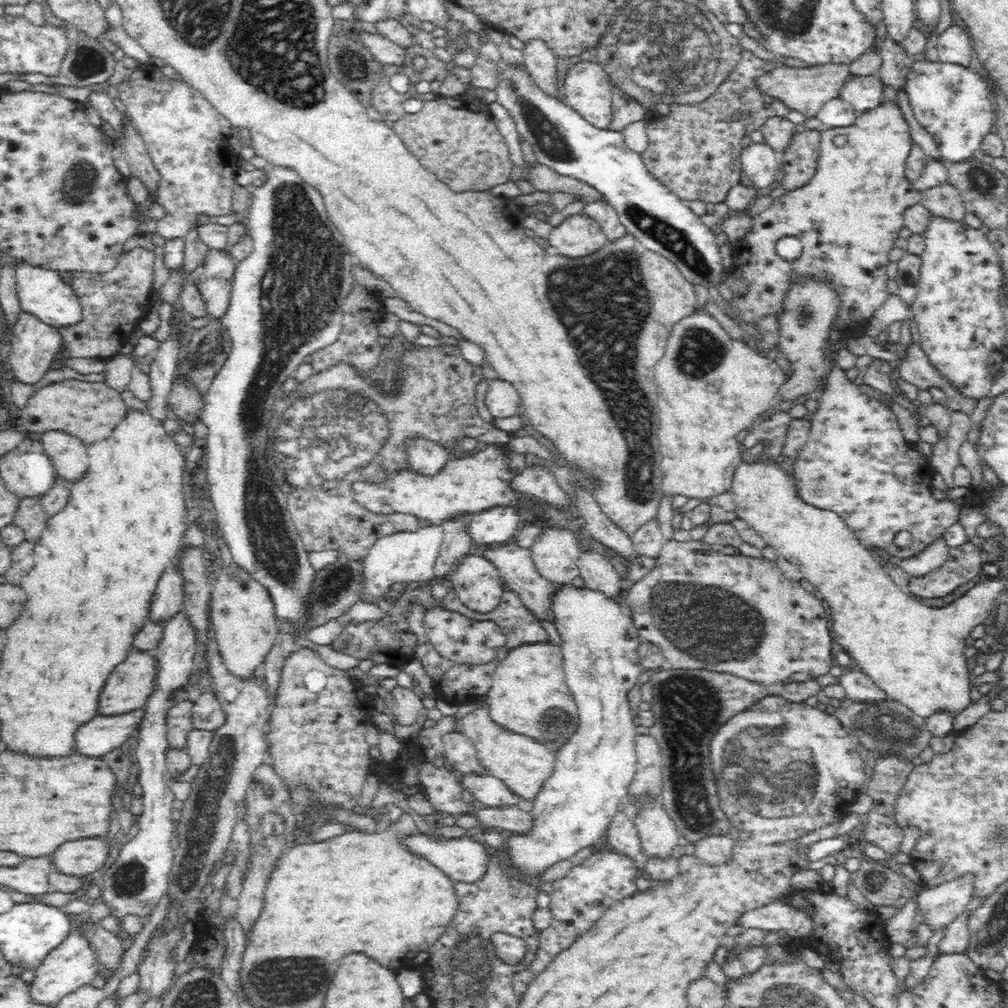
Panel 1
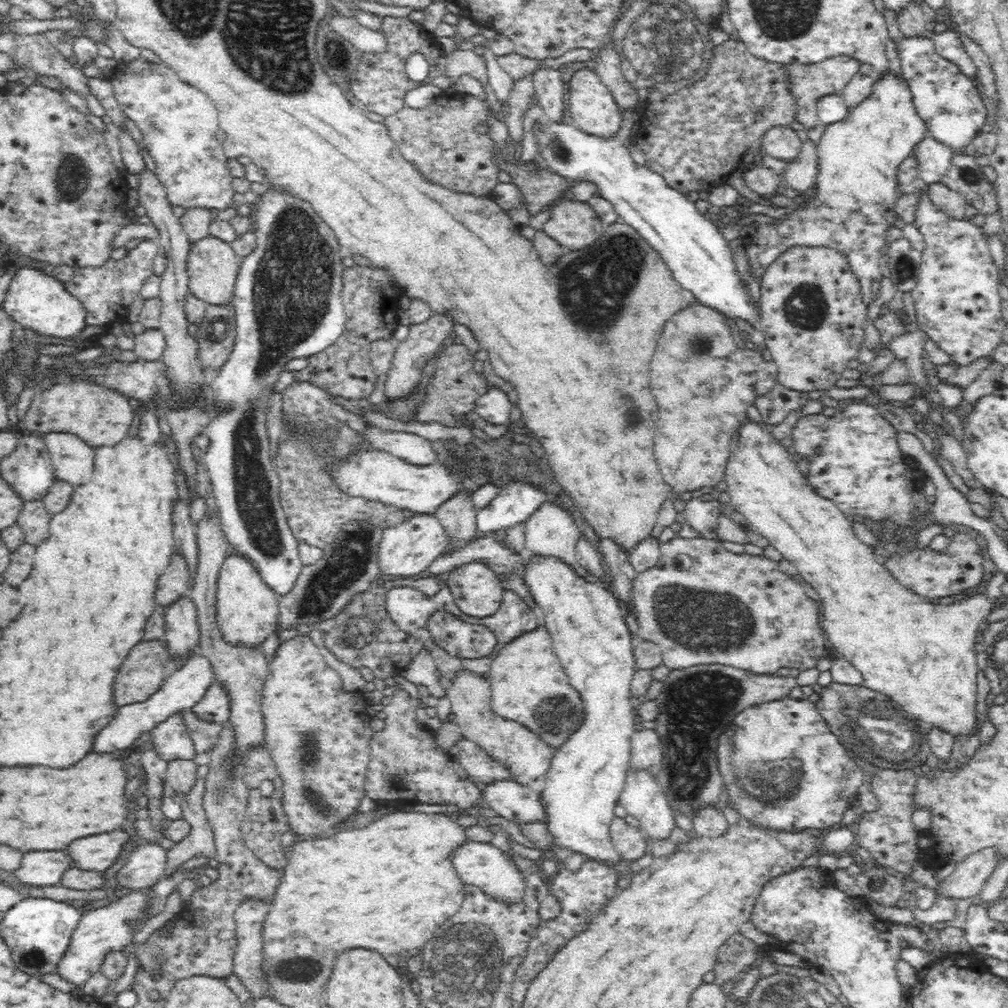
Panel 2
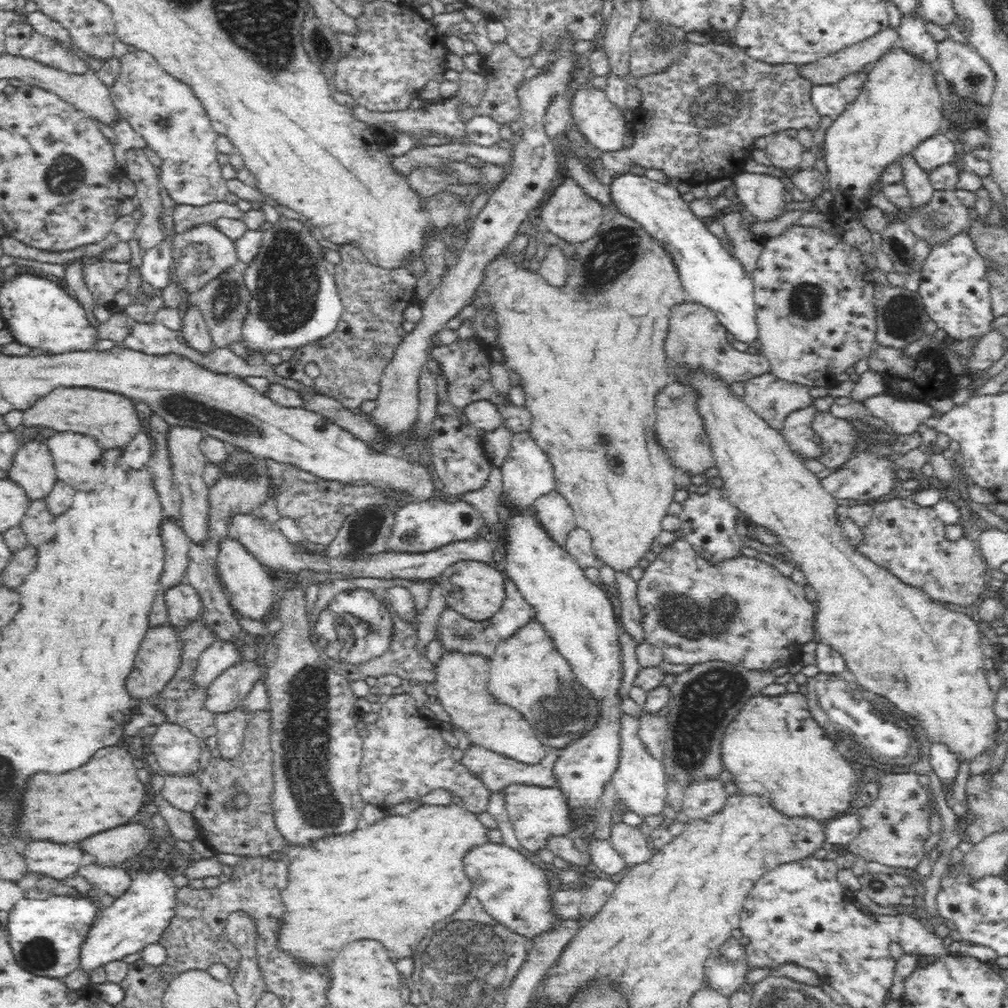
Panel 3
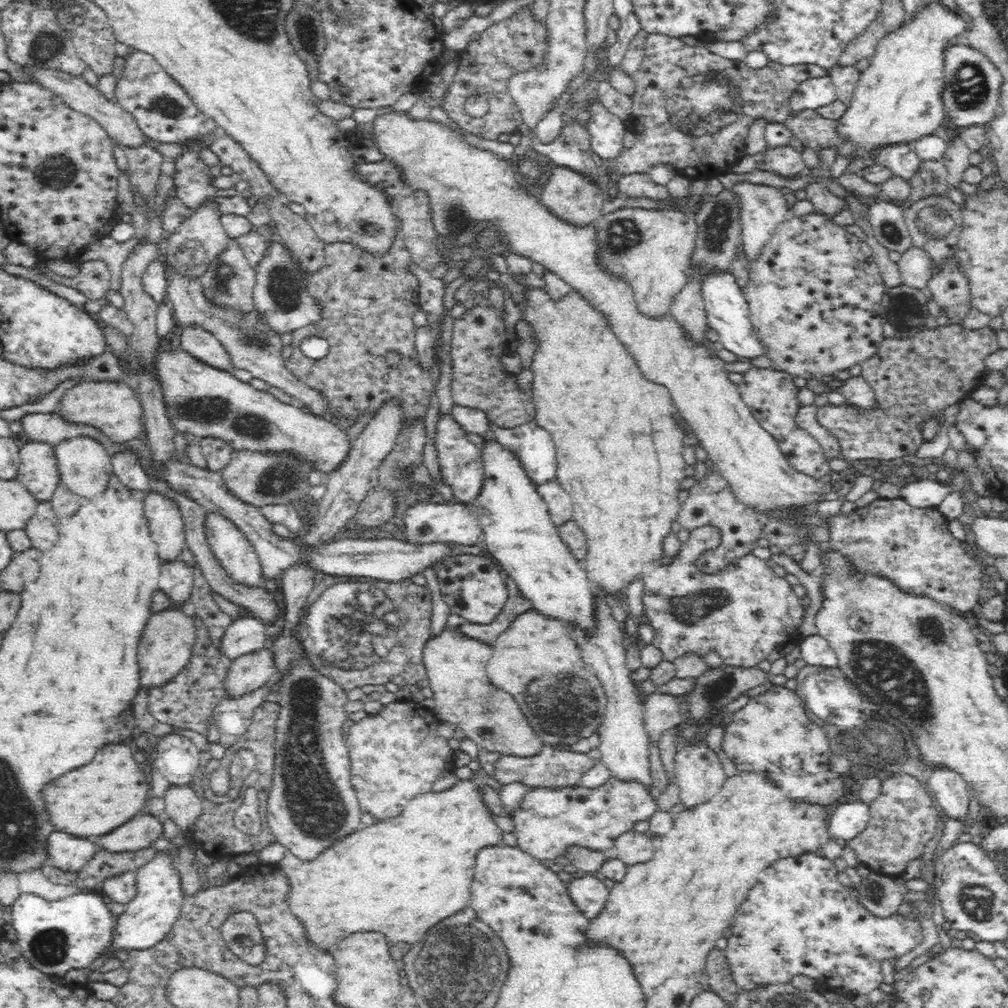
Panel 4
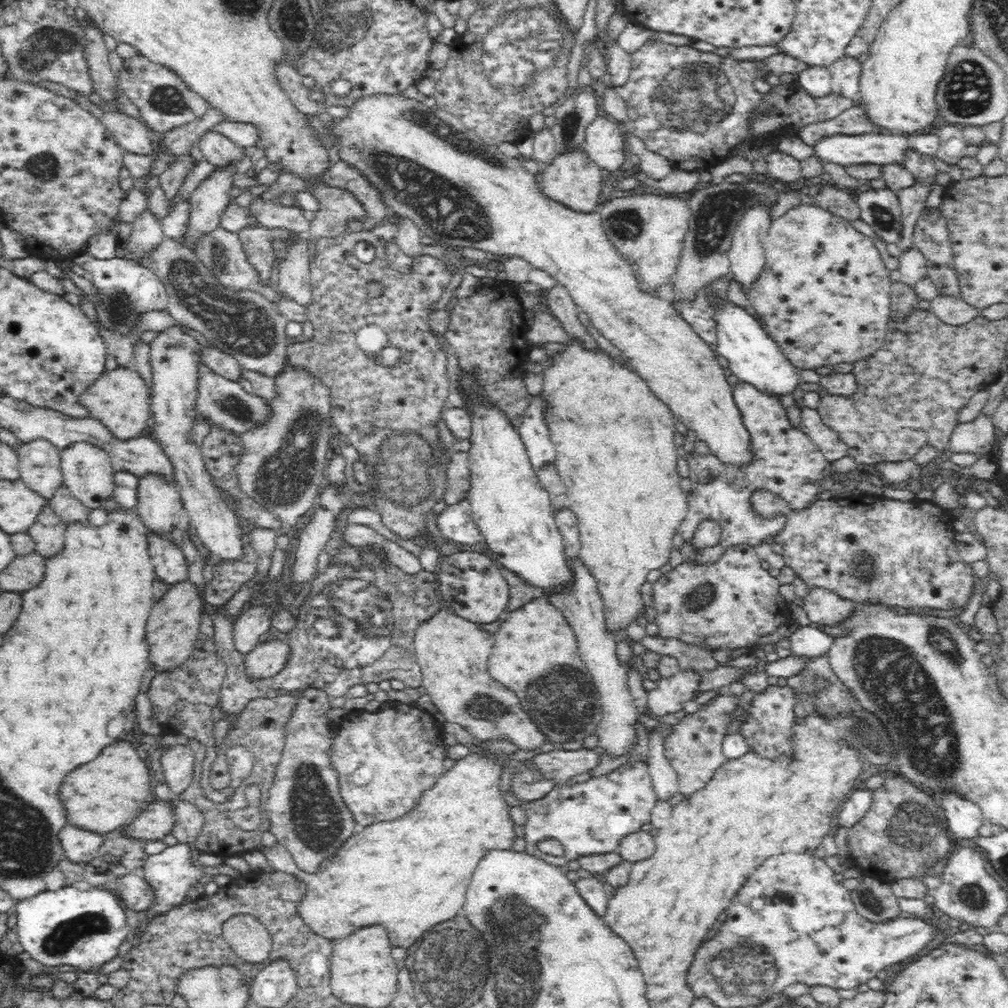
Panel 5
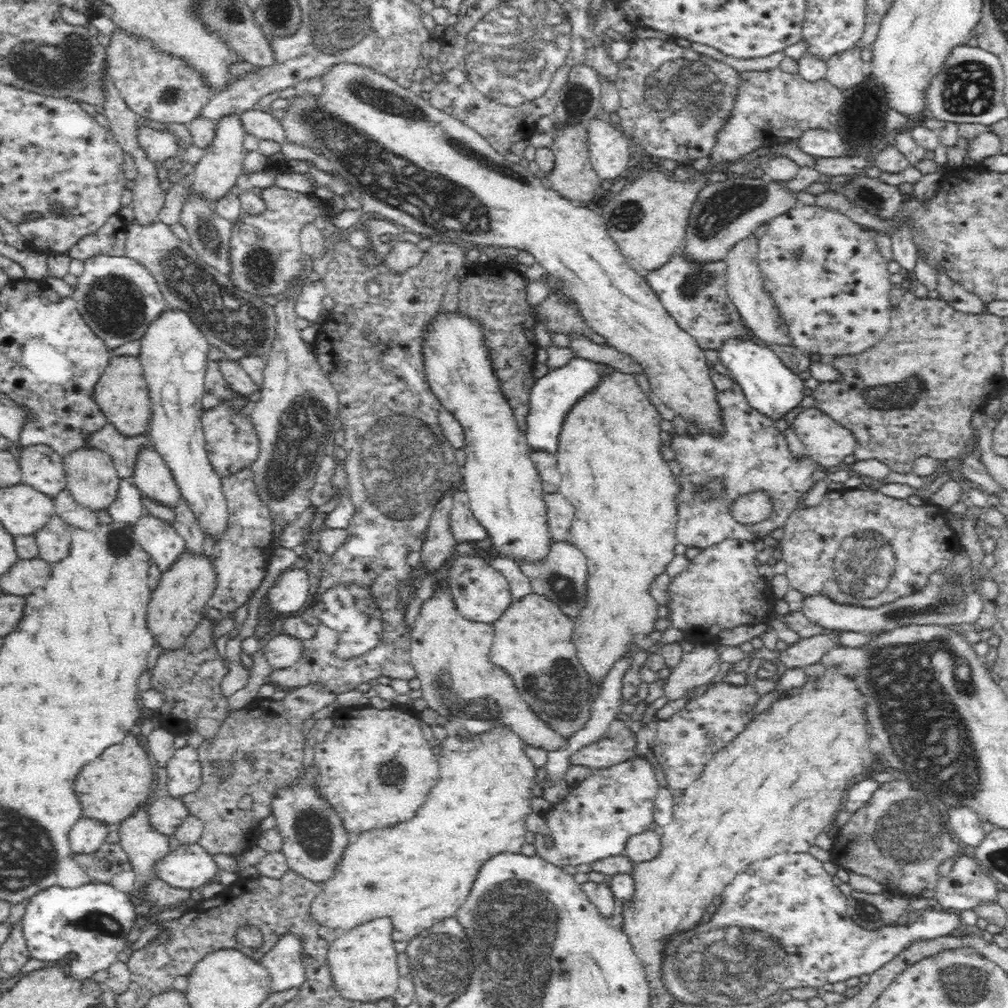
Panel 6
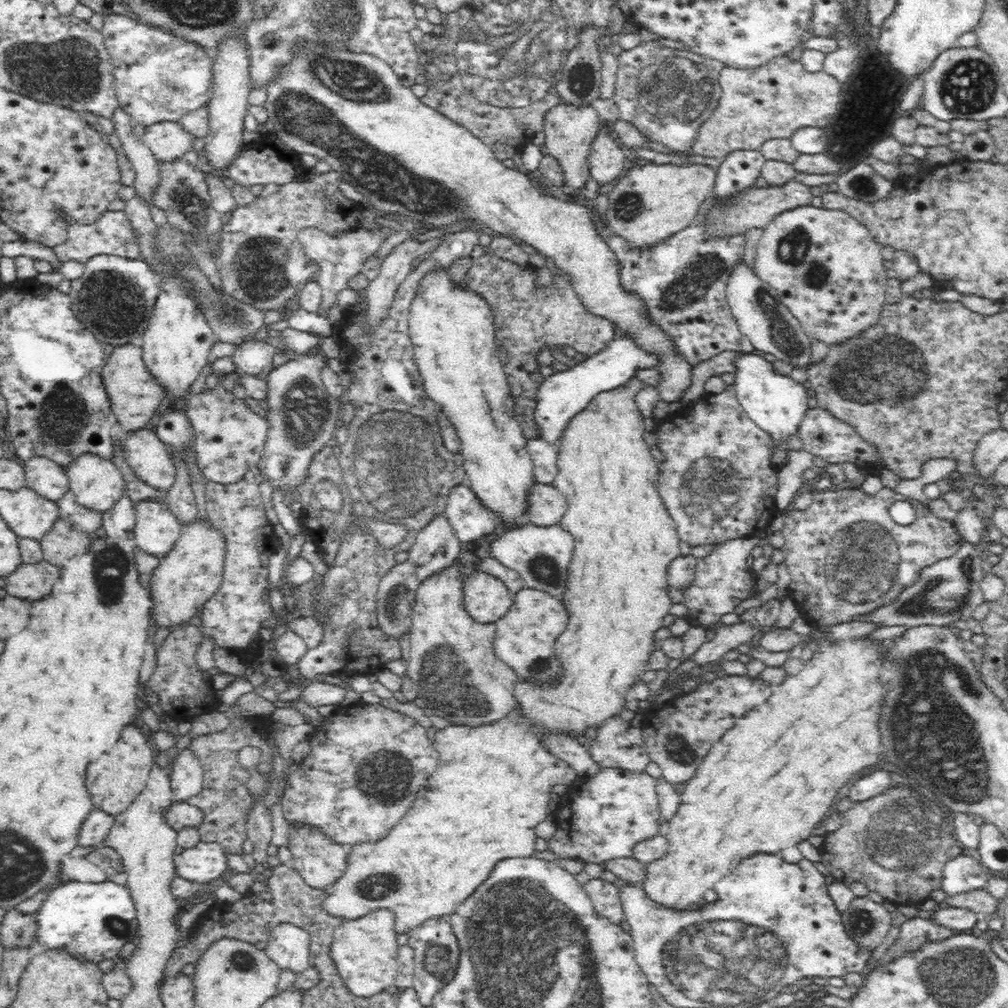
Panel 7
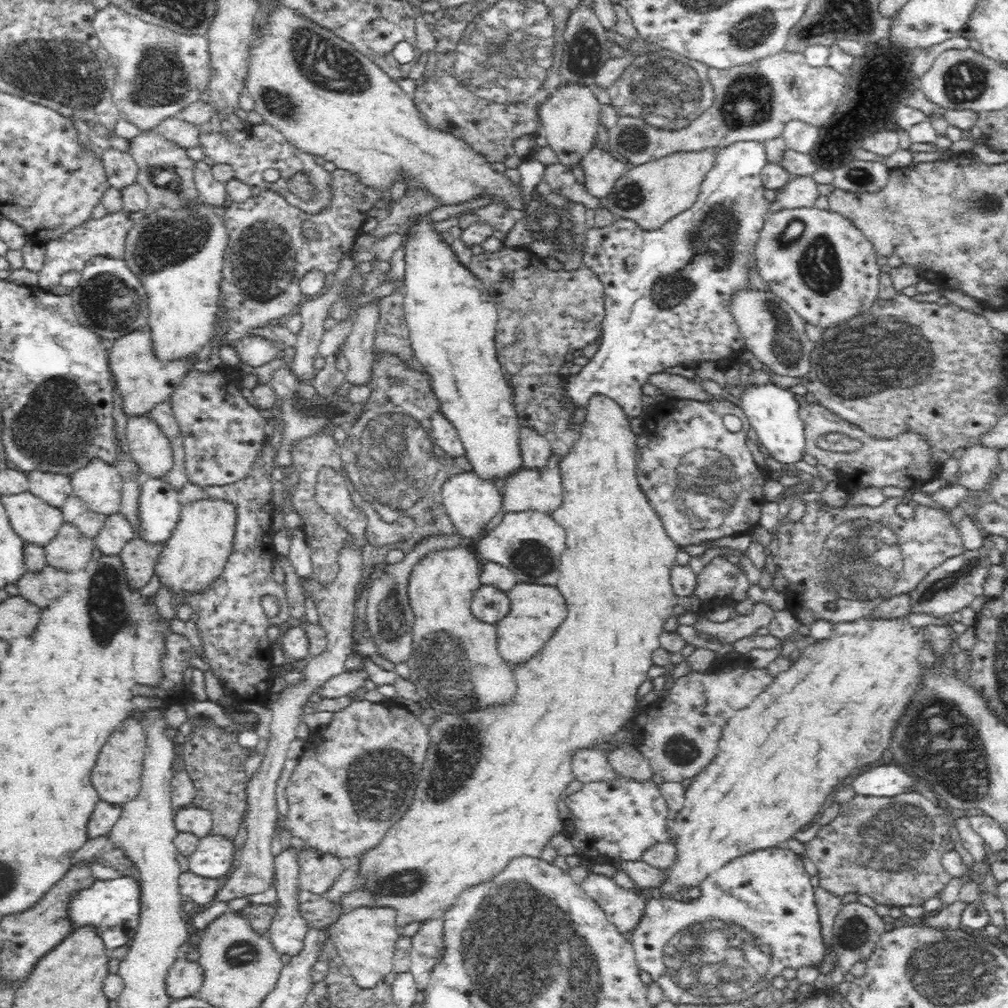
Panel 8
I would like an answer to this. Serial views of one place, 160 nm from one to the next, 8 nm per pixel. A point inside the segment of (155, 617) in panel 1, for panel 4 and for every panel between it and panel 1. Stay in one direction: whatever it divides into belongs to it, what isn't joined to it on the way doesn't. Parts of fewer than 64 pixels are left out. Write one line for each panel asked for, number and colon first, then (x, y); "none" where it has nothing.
2: (173, 584)
3: (176, 543)
4: (165, 522)

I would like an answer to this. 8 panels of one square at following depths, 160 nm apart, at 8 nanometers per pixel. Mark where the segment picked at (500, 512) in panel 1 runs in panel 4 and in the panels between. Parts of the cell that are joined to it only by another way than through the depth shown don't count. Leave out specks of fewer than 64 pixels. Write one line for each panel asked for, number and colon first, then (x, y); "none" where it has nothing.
2: (518, 502)
3: (527, 476)
4: (531, 446)

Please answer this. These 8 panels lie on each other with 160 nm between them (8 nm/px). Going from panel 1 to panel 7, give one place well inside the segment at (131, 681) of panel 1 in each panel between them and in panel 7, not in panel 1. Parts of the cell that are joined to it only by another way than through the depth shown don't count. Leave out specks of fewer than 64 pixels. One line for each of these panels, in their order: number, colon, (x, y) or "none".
2: (141, 675)
3: (158, 657)
4: (165, 648)
5: (173, 627)
6: (177, 605)
7: (191, 573)

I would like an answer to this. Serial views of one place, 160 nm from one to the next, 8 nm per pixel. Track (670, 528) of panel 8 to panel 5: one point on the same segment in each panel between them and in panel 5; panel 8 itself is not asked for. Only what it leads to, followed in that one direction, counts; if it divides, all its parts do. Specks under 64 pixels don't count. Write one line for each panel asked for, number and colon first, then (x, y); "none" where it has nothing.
5: (788, 463)
6: (753, 455)
7: (717, 470)

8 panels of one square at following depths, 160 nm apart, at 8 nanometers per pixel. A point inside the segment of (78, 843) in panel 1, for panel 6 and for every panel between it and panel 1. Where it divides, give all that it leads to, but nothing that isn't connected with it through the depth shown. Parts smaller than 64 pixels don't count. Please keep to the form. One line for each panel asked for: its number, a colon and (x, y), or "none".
2: (98, 853)
3: (112, 848)
4: (140, 832)
5: (156, 820)
6: (164, 812)

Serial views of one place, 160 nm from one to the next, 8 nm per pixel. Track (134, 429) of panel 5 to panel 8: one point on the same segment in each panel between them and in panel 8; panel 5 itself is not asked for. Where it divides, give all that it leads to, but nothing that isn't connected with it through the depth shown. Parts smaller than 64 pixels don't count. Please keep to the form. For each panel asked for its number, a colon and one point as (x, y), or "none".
6: (122, 395)
7: (133, 395)
8: (143, 382)

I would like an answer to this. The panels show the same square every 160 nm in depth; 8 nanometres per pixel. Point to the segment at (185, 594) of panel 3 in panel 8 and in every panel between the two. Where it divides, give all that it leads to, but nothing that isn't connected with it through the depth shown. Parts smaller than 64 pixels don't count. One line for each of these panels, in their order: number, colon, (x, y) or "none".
4: (176, 581)
5: (169, 562)
6: (160, 540)
7: (156, 530)
8: (159, 510)

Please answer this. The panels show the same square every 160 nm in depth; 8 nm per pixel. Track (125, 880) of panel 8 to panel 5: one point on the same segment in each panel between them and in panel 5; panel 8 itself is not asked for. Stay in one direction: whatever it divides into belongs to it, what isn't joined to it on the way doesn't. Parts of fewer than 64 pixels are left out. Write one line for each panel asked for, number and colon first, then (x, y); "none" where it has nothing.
5: (81, 928)
6: (87, 926)
7: (91, 921)

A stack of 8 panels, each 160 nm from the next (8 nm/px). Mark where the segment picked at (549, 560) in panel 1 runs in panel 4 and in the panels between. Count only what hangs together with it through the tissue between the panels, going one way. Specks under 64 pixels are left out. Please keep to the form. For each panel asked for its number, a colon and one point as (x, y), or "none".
2: (551, 533)
3: (552, 512)
4: (560, 508)

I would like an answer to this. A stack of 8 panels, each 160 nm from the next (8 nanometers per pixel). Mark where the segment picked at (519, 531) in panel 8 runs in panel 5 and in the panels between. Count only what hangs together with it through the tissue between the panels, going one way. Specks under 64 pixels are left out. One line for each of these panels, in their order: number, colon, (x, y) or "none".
5: (582, 607)
6: (563, 578)
7: (541, 555)

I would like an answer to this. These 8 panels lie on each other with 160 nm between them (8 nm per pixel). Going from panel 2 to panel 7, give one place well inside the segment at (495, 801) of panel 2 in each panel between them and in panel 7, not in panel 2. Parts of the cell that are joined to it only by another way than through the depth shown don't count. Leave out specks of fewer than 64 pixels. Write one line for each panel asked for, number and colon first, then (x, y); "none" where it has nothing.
3: (537, 812)
4: (547, 820)
5: (592, 817)
6: (600, 813)
7: (602, 817)

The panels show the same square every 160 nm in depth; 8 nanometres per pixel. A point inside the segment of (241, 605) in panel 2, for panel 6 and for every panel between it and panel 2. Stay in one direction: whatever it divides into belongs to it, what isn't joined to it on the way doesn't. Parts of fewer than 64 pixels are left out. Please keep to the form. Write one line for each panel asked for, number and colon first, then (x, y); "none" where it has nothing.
3: (250, 593)
4: (234, 552)
5: (174, 356)
6: (173, 351)

